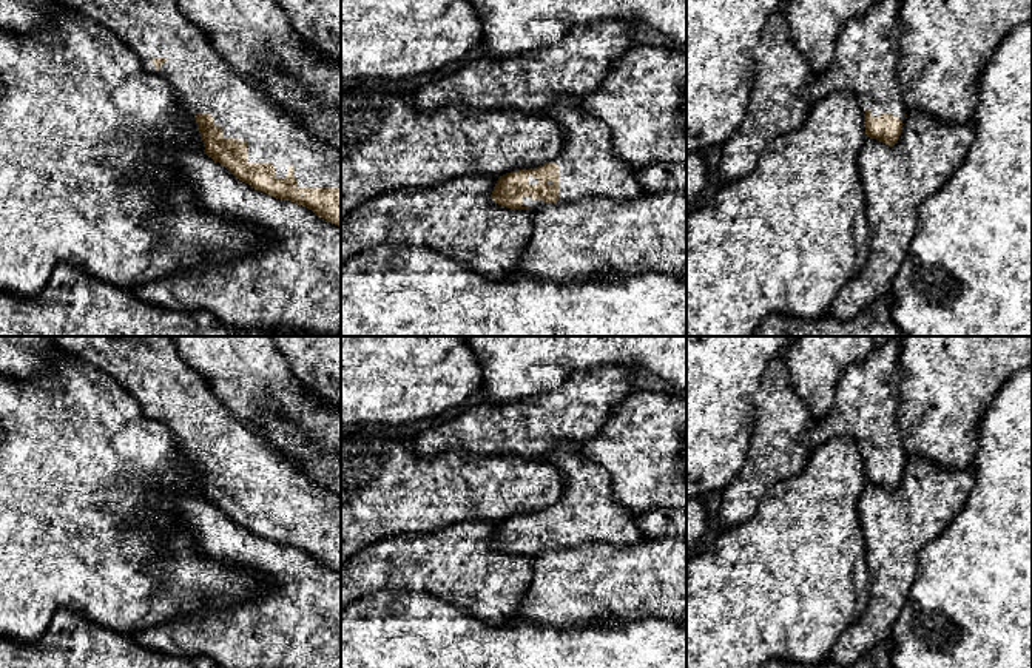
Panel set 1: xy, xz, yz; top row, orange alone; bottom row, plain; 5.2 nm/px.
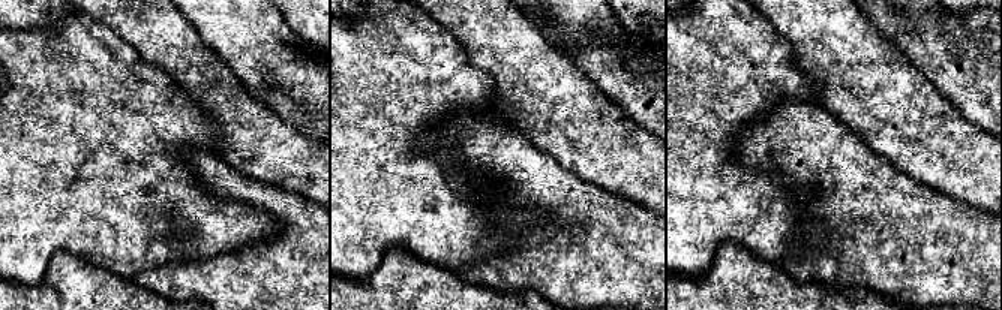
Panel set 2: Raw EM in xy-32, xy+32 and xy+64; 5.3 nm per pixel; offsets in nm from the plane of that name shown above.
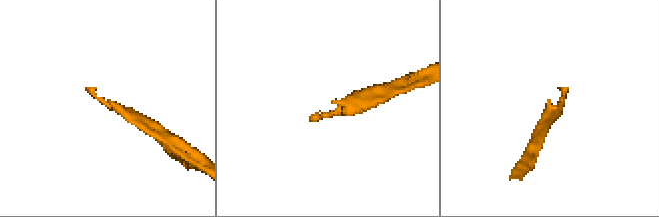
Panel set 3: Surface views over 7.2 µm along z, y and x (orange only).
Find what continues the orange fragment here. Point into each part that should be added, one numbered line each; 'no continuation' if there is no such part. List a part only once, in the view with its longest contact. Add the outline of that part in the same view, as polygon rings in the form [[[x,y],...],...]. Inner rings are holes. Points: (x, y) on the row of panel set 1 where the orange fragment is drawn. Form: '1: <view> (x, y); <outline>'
1: xy (202, 80); [[[60,0],[114,34],[140,60],[145,71],[162,77],[177,103],[191,114],[210,113],[222,137],[247,142],[248,162],[270,162],[276,177],[295,168],[298,187],[341,187],[341,151],[316,139],[273,97],[238,73],[210,43],[207,34],[180,12],[174,0]]]

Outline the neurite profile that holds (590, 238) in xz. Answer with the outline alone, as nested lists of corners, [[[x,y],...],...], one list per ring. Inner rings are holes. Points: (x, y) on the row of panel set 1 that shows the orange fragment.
[[[642,193],[632,199],[602,196],[546,202],[532,210],[532,234],[512,281],[589,281],[605,275],[659,272],[686,282],[686,193]]]

